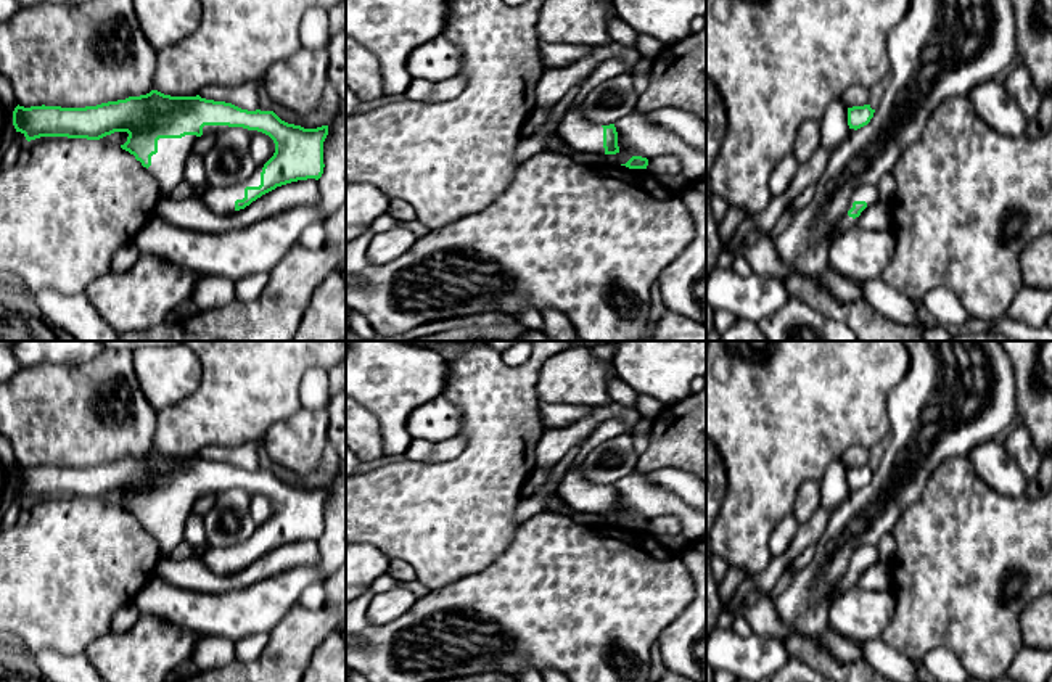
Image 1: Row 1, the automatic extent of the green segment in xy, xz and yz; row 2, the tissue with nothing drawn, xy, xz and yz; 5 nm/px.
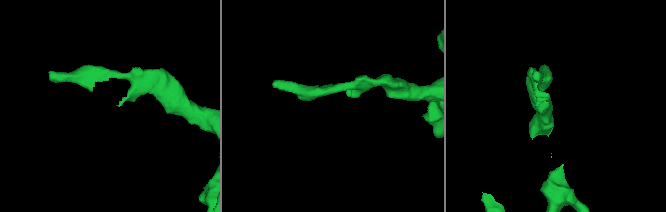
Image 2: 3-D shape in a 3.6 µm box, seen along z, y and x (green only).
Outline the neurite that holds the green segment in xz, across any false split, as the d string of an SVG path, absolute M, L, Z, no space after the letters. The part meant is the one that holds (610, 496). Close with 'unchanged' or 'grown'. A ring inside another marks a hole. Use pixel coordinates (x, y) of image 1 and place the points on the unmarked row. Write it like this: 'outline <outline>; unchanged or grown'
outline M569 466L563 476L558 492L563 502L576 512L595 515L619 513L614 484L595 486L582 476L579 466Z; grown

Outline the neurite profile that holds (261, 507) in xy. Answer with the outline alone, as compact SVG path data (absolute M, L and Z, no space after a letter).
M257 492L251 495L249 512L254 523L264 526L273 516L275 503L269 495Z

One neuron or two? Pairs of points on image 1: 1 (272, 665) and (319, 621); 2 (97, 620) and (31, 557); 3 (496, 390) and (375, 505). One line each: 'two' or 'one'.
1: one
2: one
3: one

